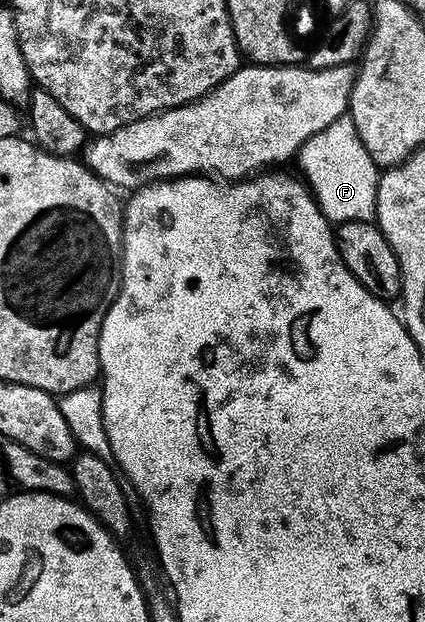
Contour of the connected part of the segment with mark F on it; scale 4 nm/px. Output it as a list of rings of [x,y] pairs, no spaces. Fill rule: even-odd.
[[[351,116],[334,119],[330,127],[322,127],[318,135],[306,139],[298,154],[299,161],[299,172],[328,221],[371,221],[375,218],[376,184],[380,181],[381,170],[374,159],[370,159]]]

